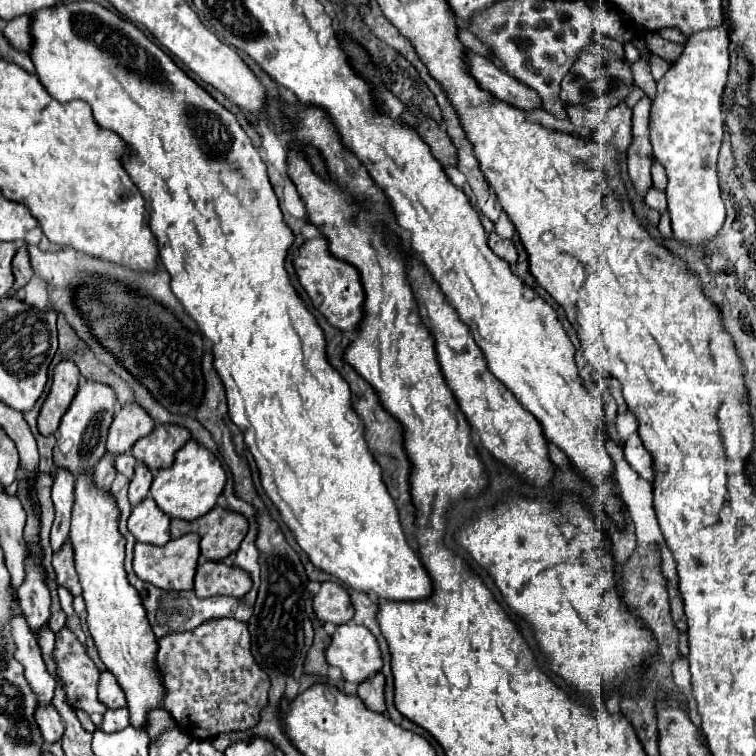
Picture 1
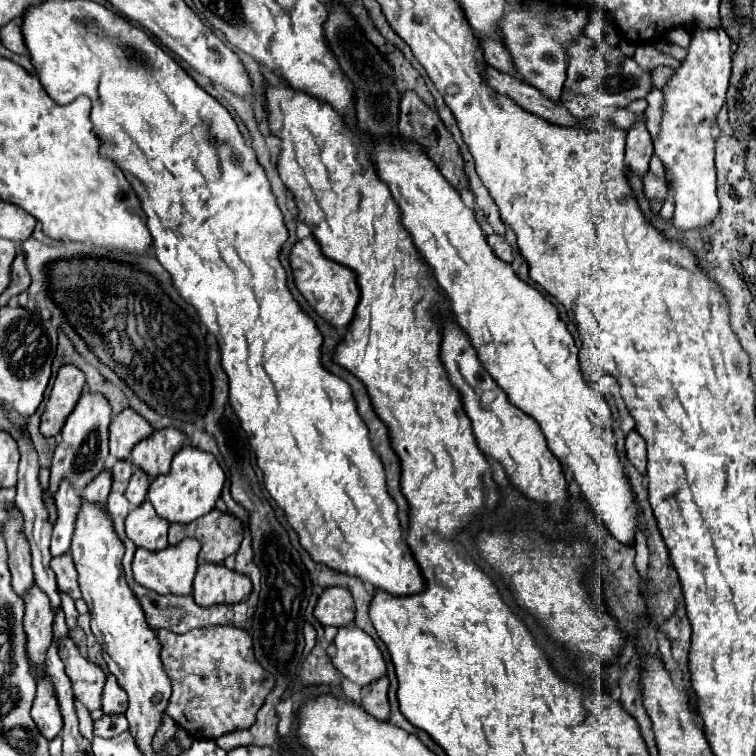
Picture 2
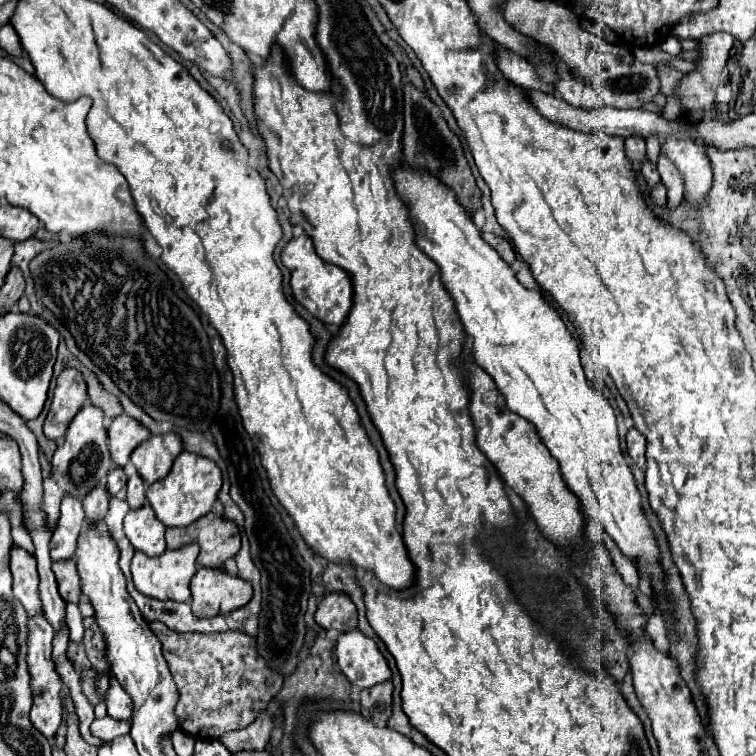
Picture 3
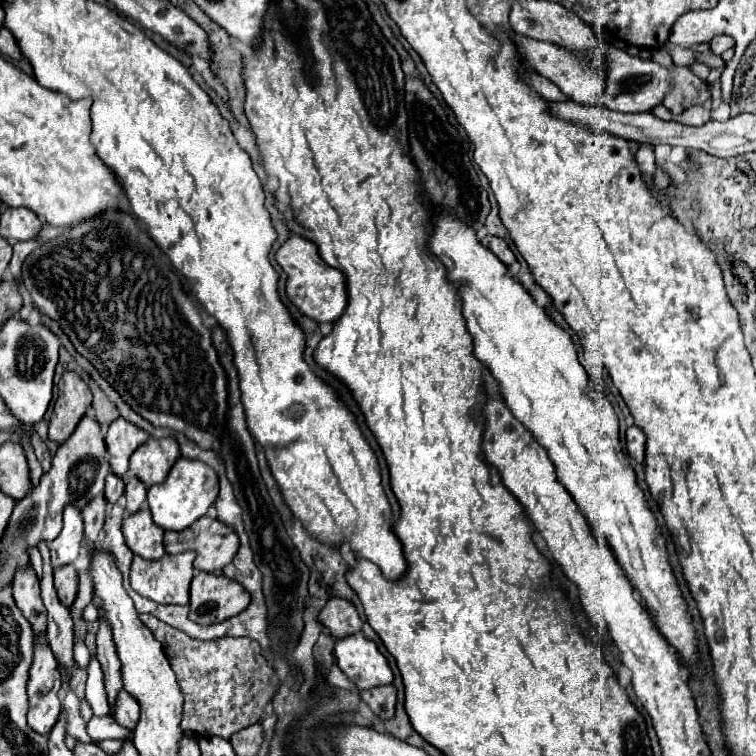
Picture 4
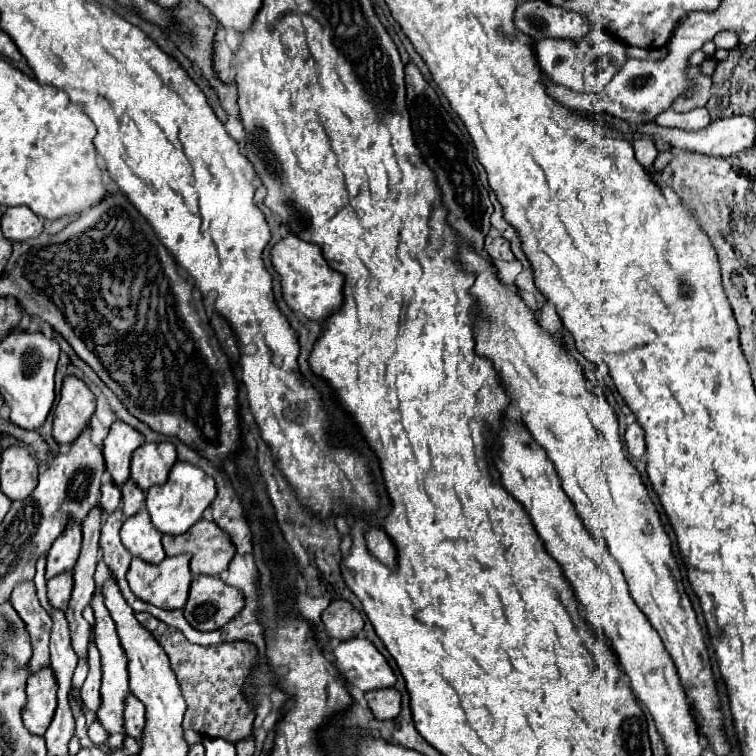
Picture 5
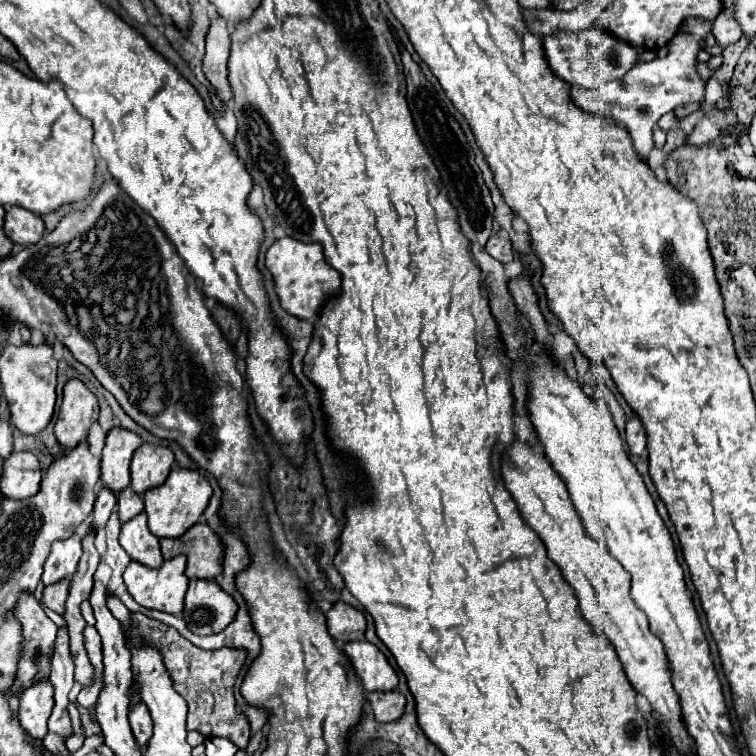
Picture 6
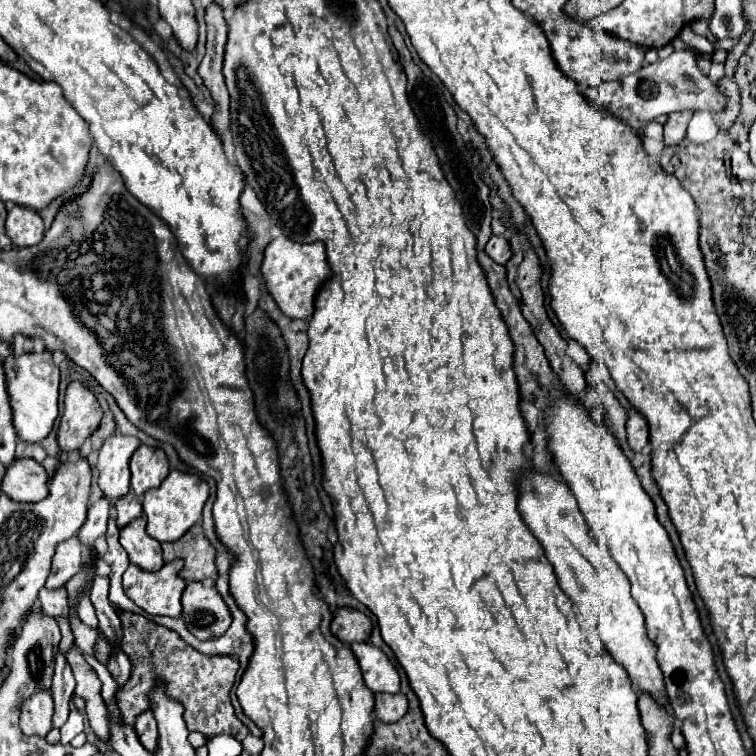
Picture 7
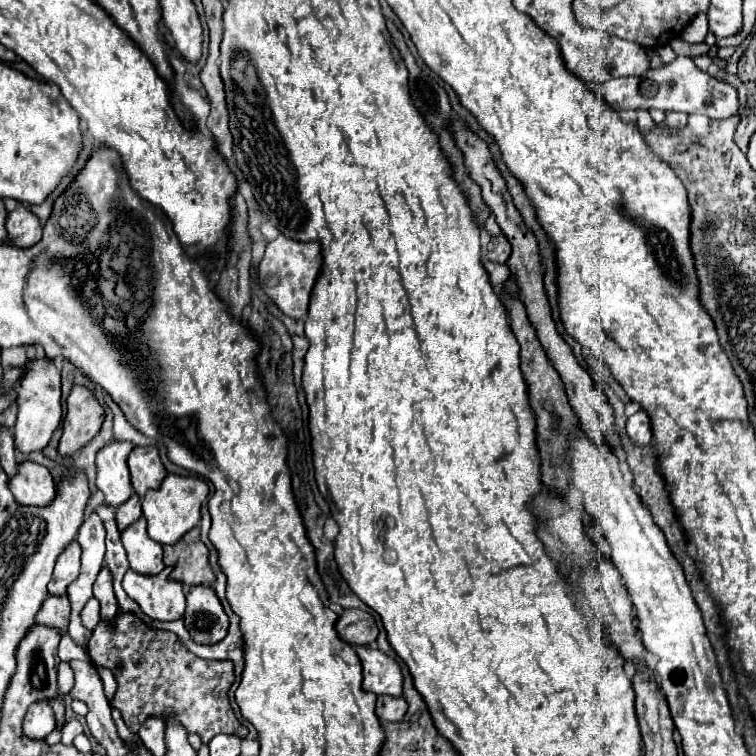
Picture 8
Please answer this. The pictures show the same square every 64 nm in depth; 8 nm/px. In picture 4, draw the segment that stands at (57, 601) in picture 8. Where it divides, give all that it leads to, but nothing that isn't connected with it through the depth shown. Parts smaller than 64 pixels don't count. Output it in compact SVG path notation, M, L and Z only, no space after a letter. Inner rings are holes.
M74 566L54 568L54 586L60 602L70 608L74 604L74 596L78 594L78 572Z

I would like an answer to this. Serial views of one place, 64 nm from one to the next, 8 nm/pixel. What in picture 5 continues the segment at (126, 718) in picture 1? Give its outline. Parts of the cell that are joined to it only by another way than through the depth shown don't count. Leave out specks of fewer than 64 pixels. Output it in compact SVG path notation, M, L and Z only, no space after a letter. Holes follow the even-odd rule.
M94 720L94 722L92 722L92 726L88 728L88 736L90 736L90 740L92 740L96 746L98 746L98 744L104 744L106 738L108 738L106 728L100 724L100 720Z

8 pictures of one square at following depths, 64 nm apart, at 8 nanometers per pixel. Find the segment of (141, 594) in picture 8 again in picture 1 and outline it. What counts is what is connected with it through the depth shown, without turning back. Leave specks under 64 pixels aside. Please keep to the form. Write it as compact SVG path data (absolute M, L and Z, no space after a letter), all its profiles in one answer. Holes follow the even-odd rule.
M196 532L184 534L176 540L170 540L164 546L136 544L134 546L134 572L140 580L150 582L164 590L190 590L194 584L194 572L200 556L200 536Z

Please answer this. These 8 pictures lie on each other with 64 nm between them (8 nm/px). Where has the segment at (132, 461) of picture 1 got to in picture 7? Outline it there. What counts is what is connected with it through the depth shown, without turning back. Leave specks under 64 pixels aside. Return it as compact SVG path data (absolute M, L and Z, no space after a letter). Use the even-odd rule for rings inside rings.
M104 496L94 502L88 510L88 520L84 522L84 526L78 532L78 538L82 542L82 546L92 554L94 550L94 540L106 532L106 522L108 522L108 510L110 510L110 500L106 500Z

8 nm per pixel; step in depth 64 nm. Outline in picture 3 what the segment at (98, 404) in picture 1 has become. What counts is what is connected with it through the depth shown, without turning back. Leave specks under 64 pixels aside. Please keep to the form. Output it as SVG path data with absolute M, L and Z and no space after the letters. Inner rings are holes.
M90 400L80 408L80 412L72 418L64 444L56 448L52 458L52 472L50 478L44 480L44 504L42 510L48 514L48 524L54 526L60 512L60 502L66 492L82 500L94 486L102 484L106 480L106 474L110 470L110 452L106 444L106 416L104 410L94 406Z

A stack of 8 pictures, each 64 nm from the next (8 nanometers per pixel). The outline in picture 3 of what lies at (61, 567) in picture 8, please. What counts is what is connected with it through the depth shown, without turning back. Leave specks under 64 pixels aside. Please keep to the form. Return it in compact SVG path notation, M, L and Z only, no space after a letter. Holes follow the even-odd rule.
M66 496L60 506L60 518L54 526L54 536L50 542L50 556L52 560L66 560L74 558L76 550L76 538L84 524L84 512L82 502L74 496Z

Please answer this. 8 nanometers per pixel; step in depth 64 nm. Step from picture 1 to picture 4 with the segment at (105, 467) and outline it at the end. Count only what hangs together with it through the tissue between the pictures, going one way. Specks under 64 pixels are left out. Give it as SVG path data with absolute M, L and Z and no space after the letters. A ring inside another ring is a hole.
M96 496L94 500L90 500L90 504L86 504L86 508L82 508L82 518L84 518L84 536L86 536L86 548L92 550L96 546L96 538L98 532L104 526L104 516L106 516L106 498L104 496Z

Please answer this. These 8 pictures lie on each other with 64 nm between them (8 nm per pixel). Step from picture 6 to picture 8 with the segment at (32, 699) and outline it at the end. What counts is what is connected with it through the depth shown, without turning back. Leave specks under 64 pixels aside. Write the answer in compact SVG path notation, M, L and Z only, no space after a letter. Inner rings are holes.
M38 700L38 704L32 704L24 716L22 726L28 738L46 738L56 728L50 700Z

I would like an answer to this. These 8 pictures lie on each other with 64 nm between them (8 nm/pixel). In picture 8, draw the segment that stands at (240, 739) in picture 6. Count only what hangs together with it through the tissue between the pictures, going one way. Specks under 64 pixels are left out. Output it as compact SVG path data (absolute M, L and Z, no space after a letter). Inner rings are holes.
M118 614L114 626L100 622L86 650L98 666L114 672L118 690L110 704L122 712L132 732L138 732L148 716L174 712L184 728L196 732L204 744L222 732L246 738L248 728L236 720L228 700L228 690L234 682L234 664L230 664L230 660L202 660L194 656L178 636L146 626L136 614ZM118 662L122 664L120 672Z

